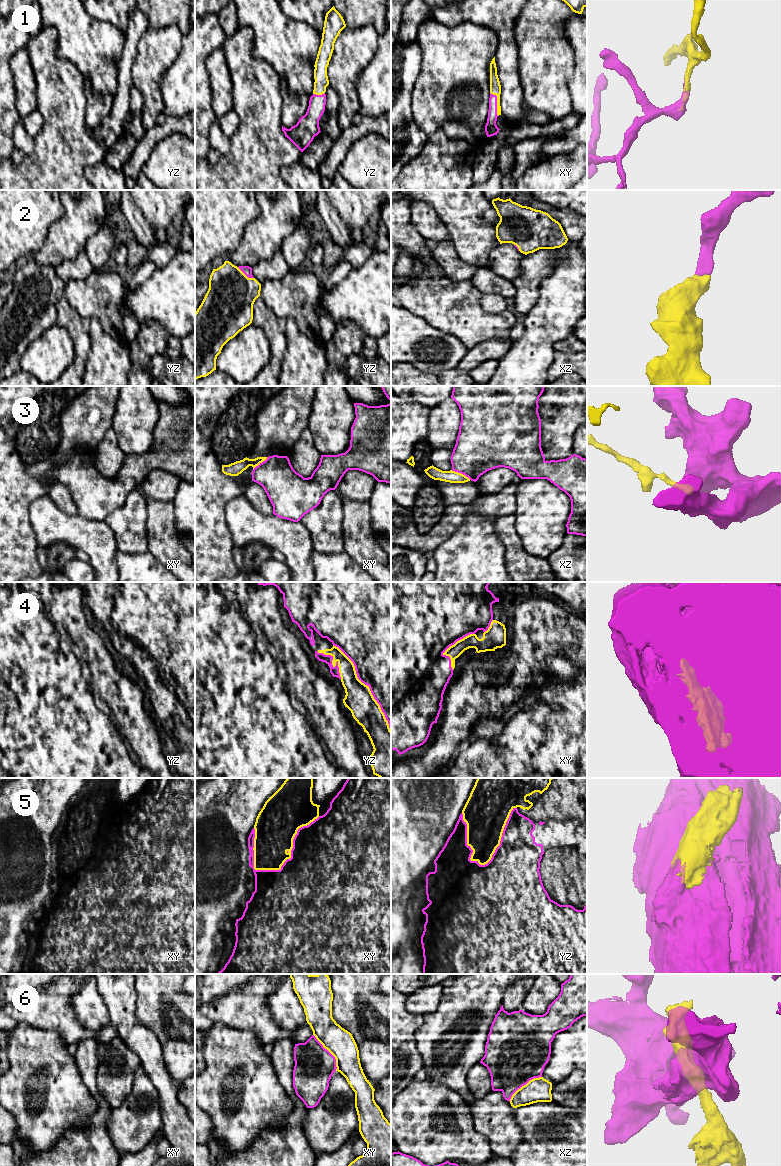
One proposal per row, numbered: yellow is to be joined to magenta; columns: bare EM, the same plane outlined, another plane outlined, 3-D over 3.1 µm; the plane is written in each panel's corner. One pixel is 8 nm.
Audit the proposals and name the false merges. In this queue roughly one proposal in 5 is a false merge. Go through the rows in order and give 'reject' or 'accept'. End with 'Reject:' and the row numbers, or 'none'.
1: accept
2: accept
3: reject
4: accept
5: reject
6: reject
Reject: 3, 5, 6

